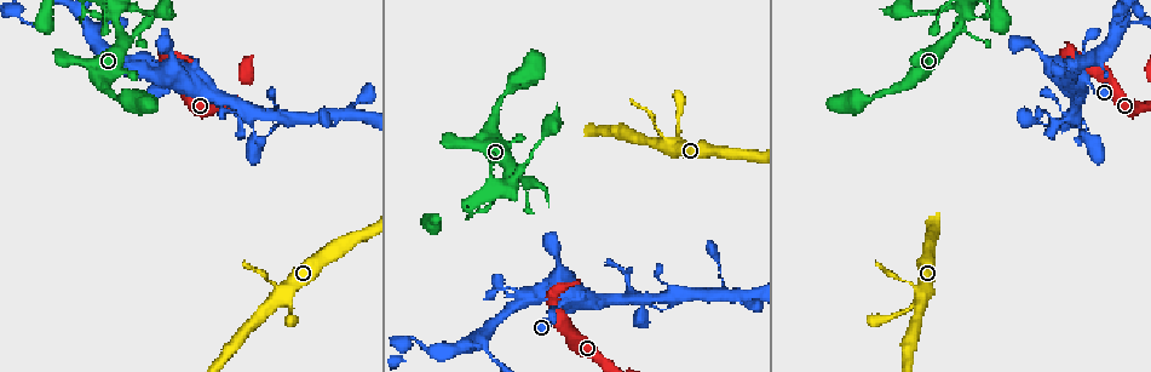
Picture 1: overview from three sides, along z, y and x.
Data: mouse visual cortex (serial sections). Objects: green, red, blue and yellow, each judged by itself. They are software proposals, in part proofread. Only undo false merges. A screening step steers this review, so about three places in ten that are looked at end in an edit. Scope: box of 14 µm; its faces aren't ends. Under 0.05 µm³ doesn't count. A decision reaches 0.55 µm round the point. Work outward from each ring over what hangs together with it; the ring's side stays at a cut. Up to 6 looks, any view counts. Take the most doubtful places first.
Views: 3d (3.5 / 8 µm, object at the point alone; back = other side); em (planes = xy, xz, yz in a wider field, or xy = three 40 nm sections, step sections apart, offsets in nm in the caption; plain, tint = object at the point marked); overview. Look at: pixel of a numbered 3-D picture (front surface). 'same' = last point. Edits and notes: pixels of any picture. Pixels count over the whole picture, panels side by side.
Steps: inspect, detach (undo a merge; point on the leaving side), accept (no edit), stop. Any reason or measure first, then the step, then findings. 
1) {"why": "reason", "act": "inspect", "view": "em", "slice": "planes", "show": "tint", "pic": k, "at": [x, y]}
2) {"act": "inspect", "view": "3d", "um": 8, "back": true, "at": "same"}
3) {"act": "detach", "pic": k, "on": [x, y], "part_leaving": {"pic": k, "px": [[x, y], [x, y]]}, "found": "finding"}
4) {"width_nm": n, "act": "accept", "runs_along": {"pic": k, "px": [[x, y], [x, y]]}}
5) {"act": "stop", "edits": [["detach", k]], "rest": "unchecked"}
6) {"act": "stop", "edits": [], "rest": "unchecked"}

{"why": "abrupt turn", "act": "inspect", "view": "3d", "um": 3.5, "pic": 1, "at": [115, 8]}

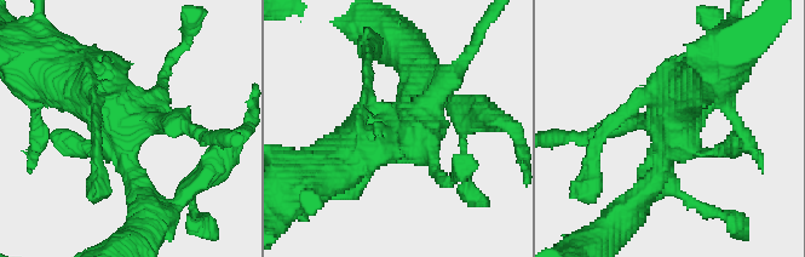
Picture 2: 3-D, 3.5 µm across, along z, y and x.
{"why": "now the EM", "act": "inspect", "view": "em", "slice": "xy", "step": 1, "show": "tint", "pic": 2, "at": [664, 129]}

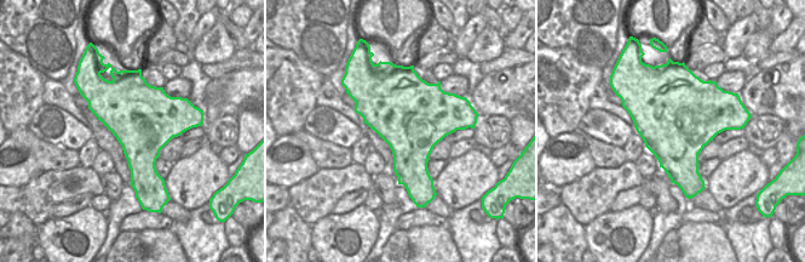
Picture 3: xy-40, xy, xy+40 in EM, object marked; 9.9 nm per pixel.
{"act": "accept", "found": "all the same cell"}

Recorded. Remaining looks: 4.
{"act": "inspect", "view": "3d", "um": 3.5, "pic": 1, "at": [165, 55]}

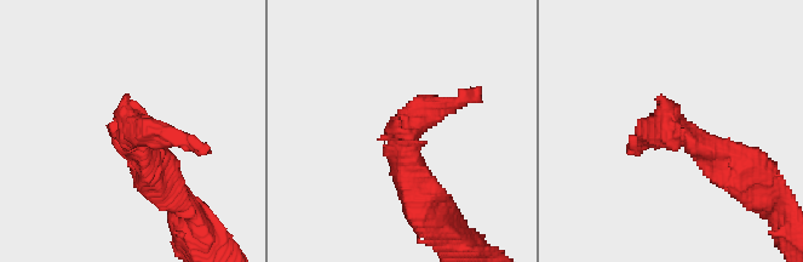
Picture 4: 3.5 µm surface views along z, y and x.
{"act": "inspect", "view": "em", "slice": "xy", "step": 2, "show": "tint", "pic": 4, "at": [672, 131]}

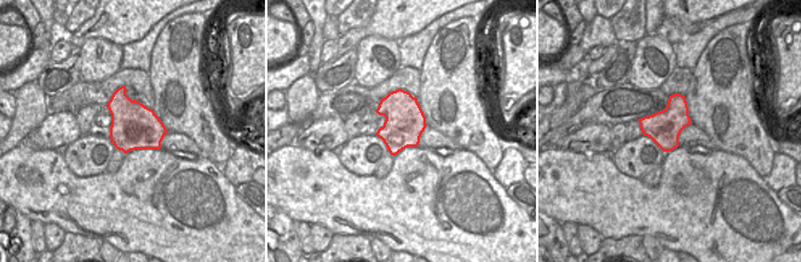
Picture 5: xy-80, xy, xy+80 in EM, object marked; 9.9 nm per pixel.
{"act": "detach", "pic": 4, "on": [429, 102], "part_leaving": {"pic": 4, "px": [[403, 140], [414, 118], [481, 90]]}, "found": "two cells meet here"}

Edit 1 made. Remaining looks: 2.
{"why": "branch point", "act": "inspect", "view": "3d", "um": 3.5, "pic": 1, "at": [79, 10]}

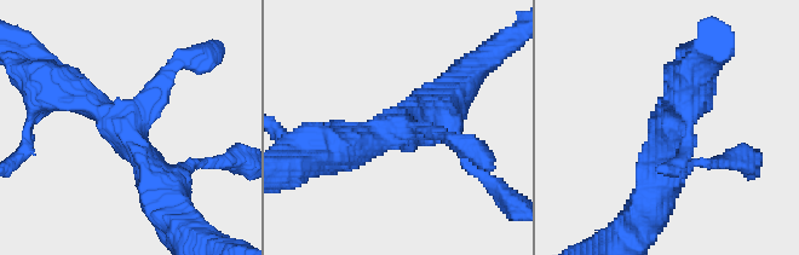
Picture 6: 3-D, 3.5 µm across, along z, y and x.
{"arms": 3, "arm_widths_nm": [200, 450, 500], "why": "need the tissue", "act": "inspect", "view": "em", "slice": "planes", "show": "tint", "pic": 6, "at": [396, 129]}

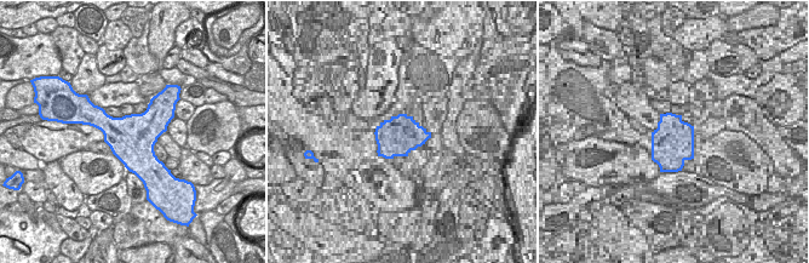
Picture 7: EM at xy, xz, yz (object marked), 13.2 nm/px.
{"act": "accept", "runs_along": {"pic": 6, "px": [[164, 191], [127, 132], [59, 87]]}, "found": "all the same cell"}

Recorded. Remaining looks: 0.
{"act": "stop", "edits": [["detach", 4]], "rest": "unchecked"}

